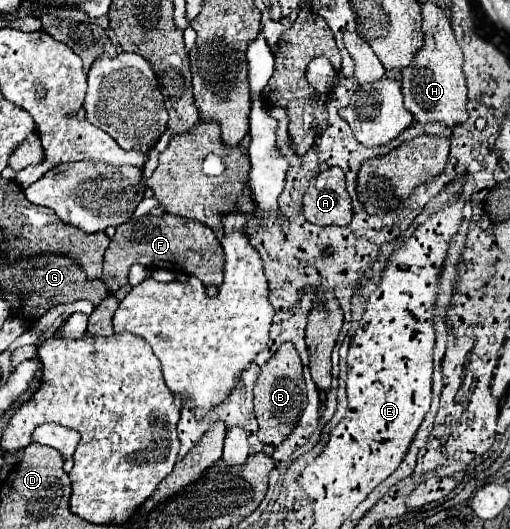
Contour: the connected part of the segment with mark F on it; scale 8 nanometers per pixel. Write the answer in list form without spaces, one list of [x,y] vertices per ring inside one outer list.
[[[154,209],[152,213],[140,217],[140,219],[130,219],[122,225],[116,227],[116,235],[112,237],[108,249],[106,249],[106,255],[104,255],[104,273],[106,273],[106,279],[110,279],[108,287],[114,291],[116,287],[122,287],[126,283],[126,277],[128,277],[128,269],[134,265],[134,263],[140,263],[144,267],[148,267],[150,271],[152,269],[160,269],[160,267],[166,267],[174,273],[186,273],[186,275],[194,275],[198,277],[204,285],[210,285],[210,287],[220,287],[222,285],[222,247],[220,247],[220,241],[216,239],[214,231],[206,225],[202,225],[200,221],[194,221],[194,219],[186,219],[186,217],[178,217],[178,215],[170,215],[170,213],[162,213],[160,209]]]

